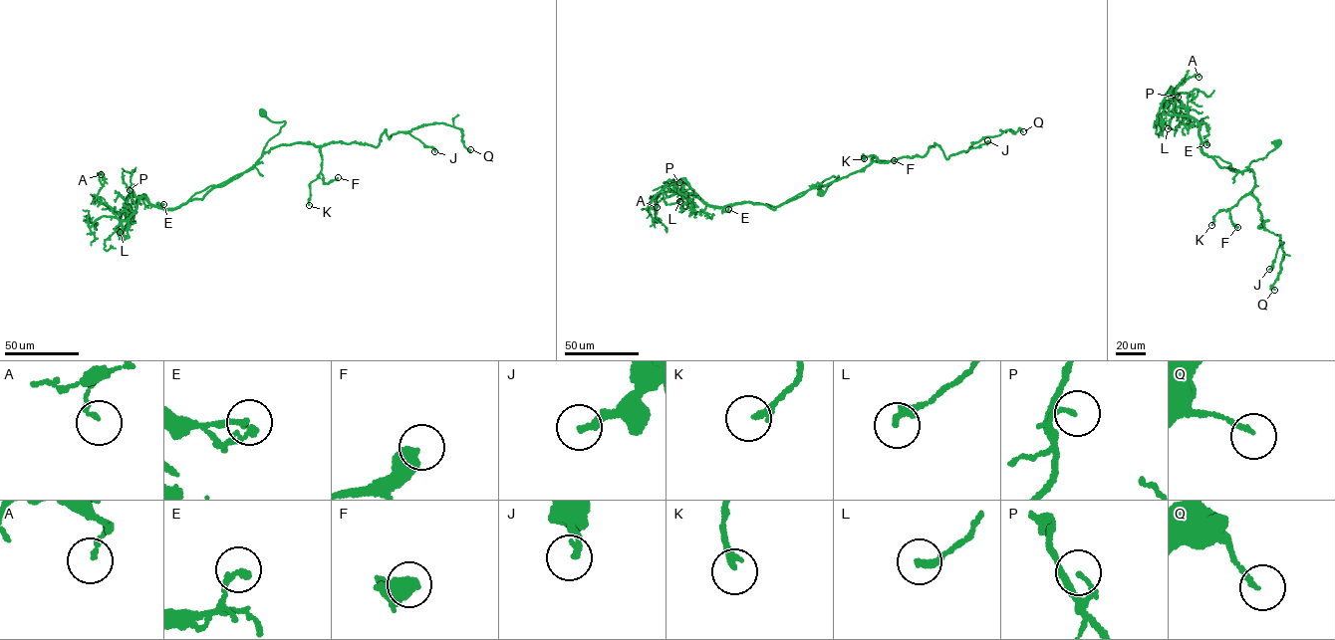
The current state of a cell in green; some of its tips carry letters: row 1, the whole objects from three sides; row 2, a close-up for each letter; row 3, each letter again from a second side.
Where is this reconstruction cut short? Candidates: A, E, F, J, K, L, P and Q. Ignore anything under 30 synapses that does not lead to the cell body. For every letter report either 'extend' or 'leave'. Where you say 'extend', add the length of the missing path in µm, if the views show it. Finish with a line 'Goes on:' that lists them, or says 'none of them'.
A: leave
E: leave
F: leave
J: leave
K: leave
L: leave
P: leave
Q: leave
Goes on: none of them

